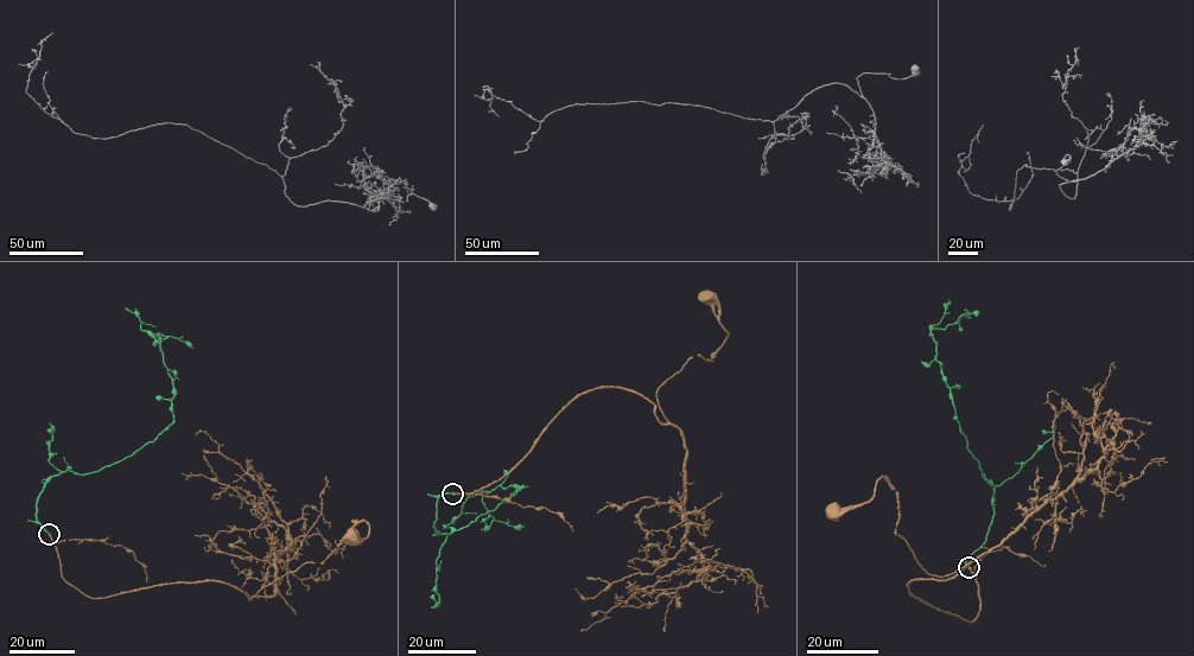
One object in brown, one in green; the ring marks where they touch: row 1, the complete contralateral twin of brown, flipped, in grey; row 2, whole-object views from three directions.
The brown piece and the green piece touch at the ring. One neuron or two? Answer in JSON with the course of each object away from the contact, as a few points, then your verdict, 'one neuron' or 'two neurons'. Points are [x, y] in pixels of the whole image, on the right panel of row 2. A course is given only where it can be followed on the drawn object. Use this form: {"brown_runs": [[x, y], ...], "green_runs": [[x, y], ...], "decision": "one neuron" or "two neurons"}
{"brown_runs": [[969, 567], [971, 622], [909, 592], [963, 568], [923, 571], [895, 535], [882, 477], [832, 511]], "green_runs": [[969, 567], [965, 560], [984, 542], [992, 521], [995, 489], [961, 434], [932, 329], [969, 312], [977, 316]], "decision": "one neuron"}

